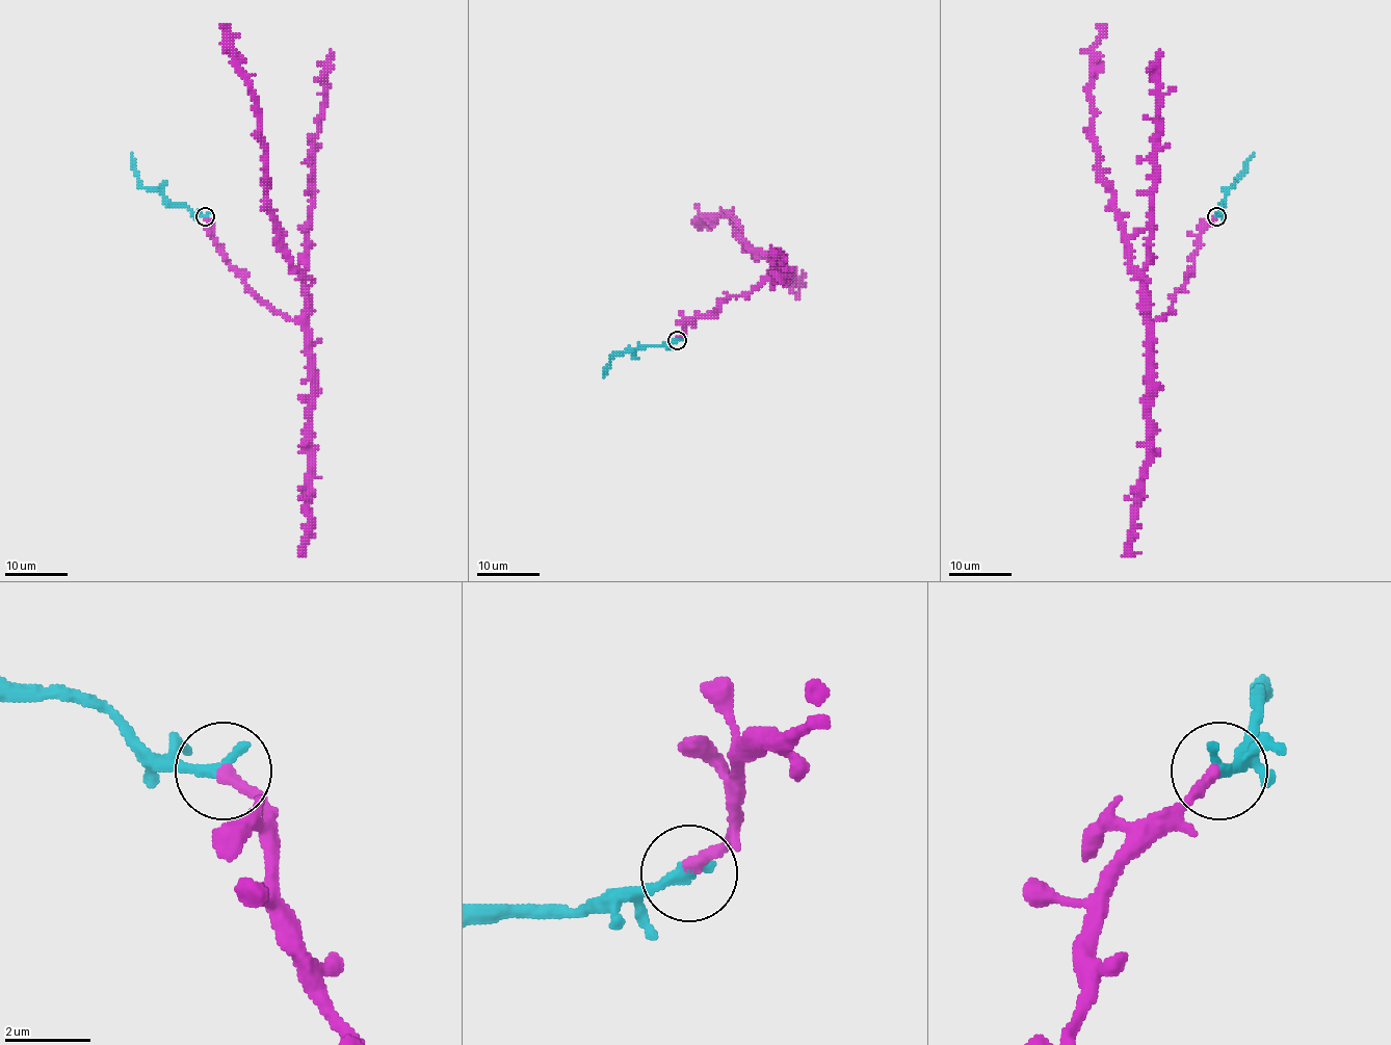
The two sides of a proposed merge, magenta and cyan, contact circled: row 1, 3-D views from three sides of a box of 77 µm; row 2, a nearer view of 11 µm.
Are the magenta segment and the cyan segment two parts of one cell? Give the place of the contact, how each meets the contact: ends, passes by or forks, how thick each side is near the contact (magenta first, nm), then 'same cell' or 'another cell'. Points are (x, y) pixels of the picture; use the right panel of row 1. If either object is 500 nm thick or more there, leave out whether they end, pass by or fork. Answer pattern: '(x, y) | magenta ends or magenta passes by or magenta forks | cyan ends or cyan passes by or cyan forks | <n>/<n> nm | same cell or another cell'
(1216, 216) | magenta ends | cyan ends | 280/320 nm | same cell

